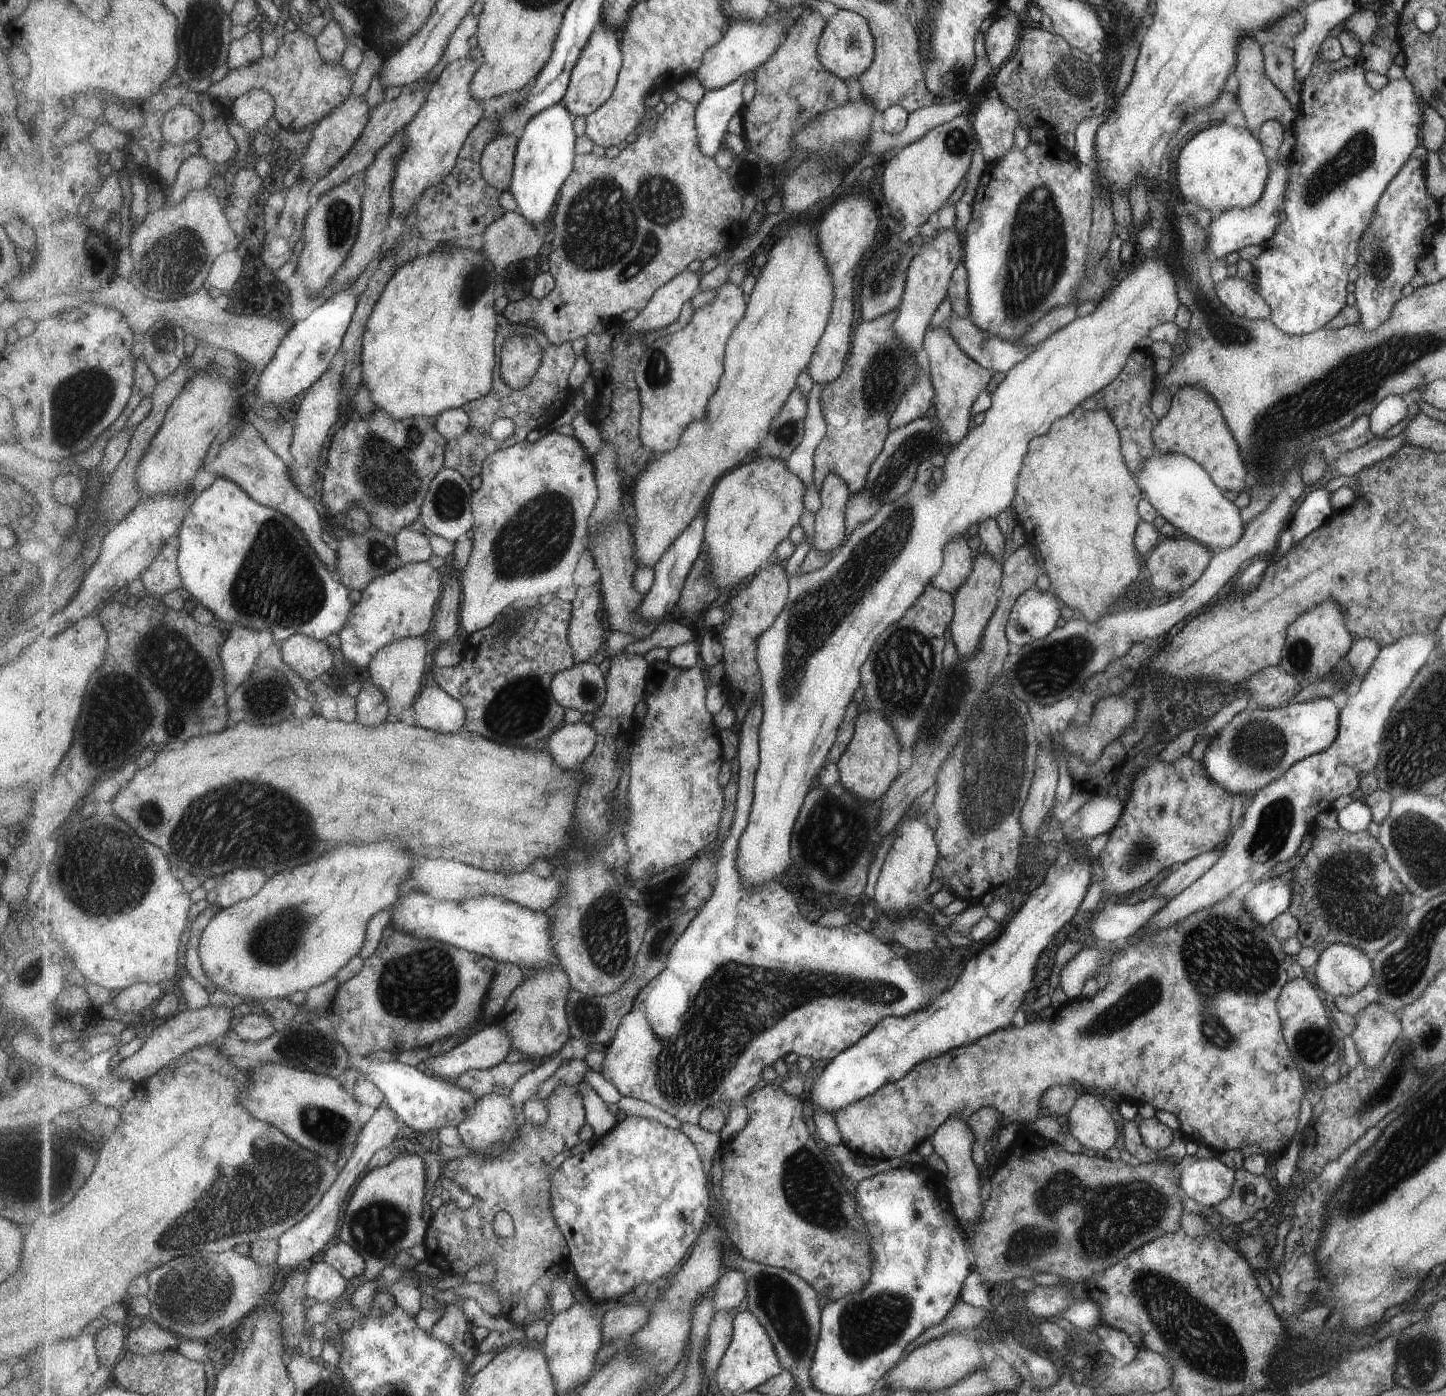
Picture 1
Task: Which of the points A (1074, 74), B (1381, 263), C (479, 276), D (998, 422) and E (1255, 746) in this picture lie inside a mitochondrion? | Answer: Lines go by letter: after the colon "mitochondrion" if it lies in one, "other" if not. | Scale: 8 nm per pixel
A: mitochondrion
B: mitochondrion
C: mitochondrion
D: other
E: mitochondrion

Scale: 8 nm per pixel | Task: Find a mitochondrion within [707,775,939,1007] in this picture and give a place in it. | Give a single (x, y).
(826, 837)

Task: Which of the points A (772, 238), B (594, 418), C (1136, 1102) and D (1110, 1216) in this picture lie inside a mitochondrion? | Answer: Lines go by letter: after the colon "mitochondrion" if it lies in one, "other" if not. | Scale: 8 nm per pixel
A: other
B: other
C: other
D: mitochondrion

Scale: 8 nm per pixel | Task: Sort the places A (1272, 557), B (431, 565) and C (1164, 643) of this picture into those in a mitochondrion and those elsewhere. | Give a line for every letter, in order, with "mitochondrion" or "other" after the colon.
A: other
B: other
C: other

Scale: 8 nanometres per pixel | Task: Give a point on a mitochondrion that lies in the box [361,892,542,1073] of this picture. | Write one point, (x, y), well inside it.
(422, 986)

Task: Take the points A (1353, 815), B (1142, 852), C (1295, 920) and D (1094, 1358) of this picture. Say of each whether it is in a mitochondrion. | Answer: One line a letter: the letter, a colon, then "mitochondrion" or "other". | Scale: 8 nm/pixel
A: other
B: mitochondrion
C: other
D: other

